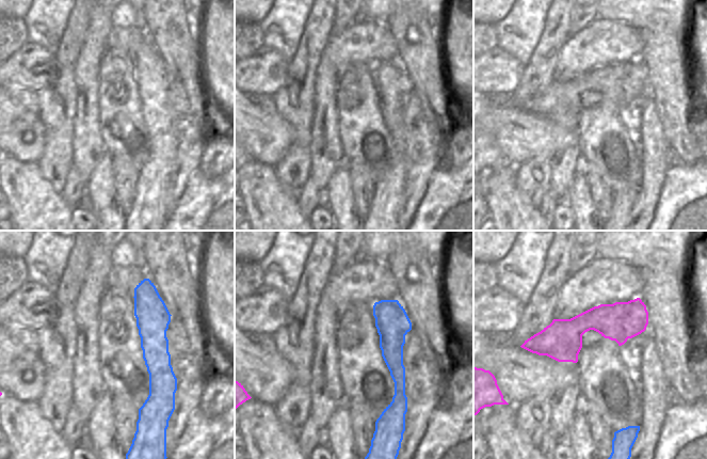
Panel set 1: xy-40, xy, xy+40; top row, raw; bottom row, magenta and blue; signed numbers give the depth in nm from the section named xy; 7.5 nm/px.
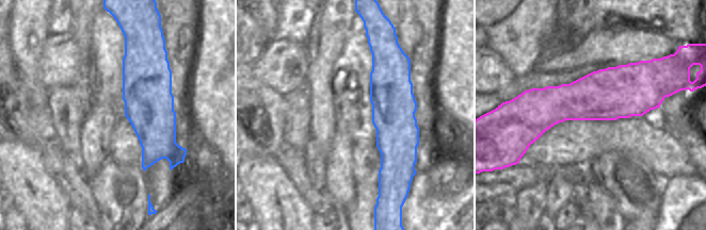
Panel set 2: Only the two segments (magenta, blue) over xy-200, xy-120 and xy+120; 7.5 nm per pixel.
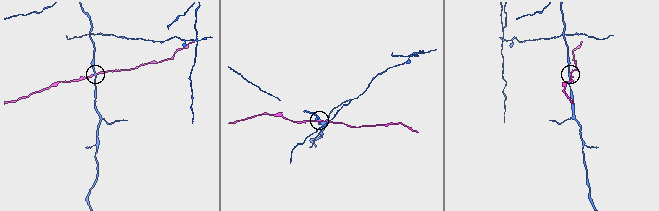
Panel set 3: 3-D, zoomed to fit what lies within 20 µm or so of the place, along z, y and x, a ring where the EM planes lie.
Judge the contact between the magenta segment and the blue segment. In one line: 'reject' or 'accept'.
reject

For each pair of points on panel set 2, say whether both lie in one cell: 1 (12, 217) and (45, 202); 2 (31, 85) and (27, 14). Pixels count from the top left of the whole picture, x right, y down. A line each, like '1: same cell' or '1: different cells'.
1: different cells
2: same cell

